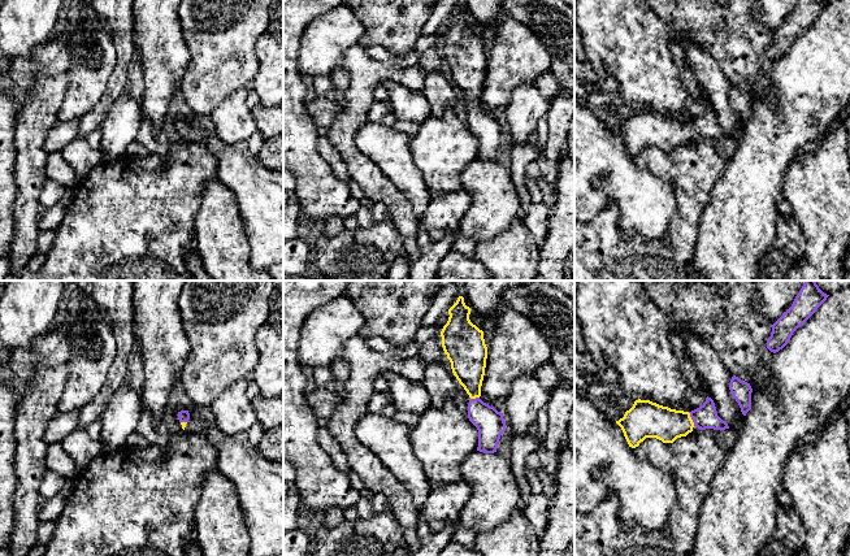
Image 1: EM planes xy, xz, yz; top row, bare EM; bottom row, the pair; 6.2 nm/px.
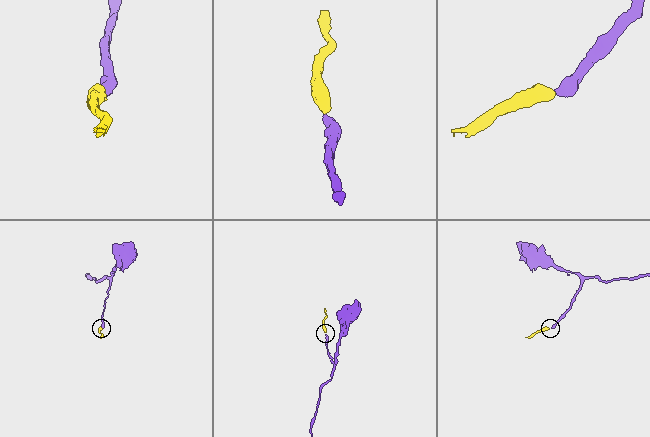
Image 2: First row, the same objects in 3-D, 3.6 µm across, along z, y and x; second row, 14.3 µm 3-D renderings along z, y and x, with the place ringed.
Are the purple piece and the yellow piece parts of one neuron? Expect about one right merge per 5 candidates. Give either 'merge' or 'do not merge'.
merge

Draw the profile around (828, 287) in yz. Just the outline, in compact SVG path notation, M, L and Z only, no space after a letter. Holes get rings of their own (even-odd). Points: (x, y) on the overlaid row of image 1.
M815 281L819 288L827 294L832 295L836 291L850 287L850 281Z

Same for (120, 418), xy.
M125 379L100 417L103 453L114 453L126 446L127 438L136 430L142 411L139 392Z

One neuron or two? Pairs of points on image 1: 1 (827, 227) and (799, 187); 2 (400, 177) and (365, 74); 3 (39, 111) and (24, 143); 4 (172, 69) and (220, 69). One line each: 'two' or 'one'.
1: one
2: two
3: one
4: two

